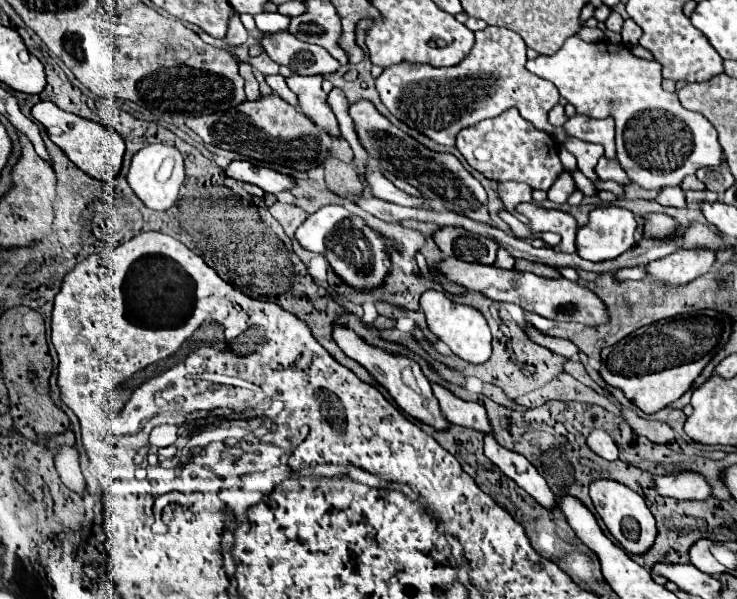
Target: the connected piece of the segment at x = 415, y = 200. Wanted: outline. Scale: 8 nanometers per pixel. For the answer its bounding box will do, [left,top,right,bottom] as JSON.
[366,167,430,209]

